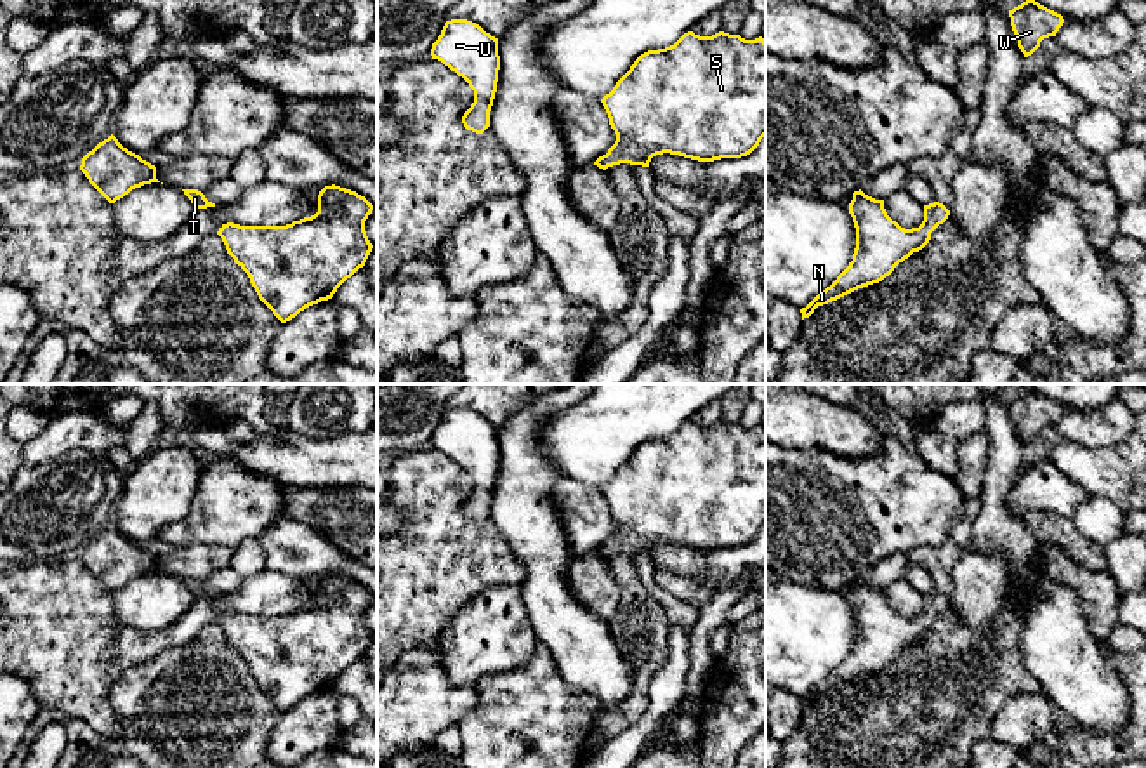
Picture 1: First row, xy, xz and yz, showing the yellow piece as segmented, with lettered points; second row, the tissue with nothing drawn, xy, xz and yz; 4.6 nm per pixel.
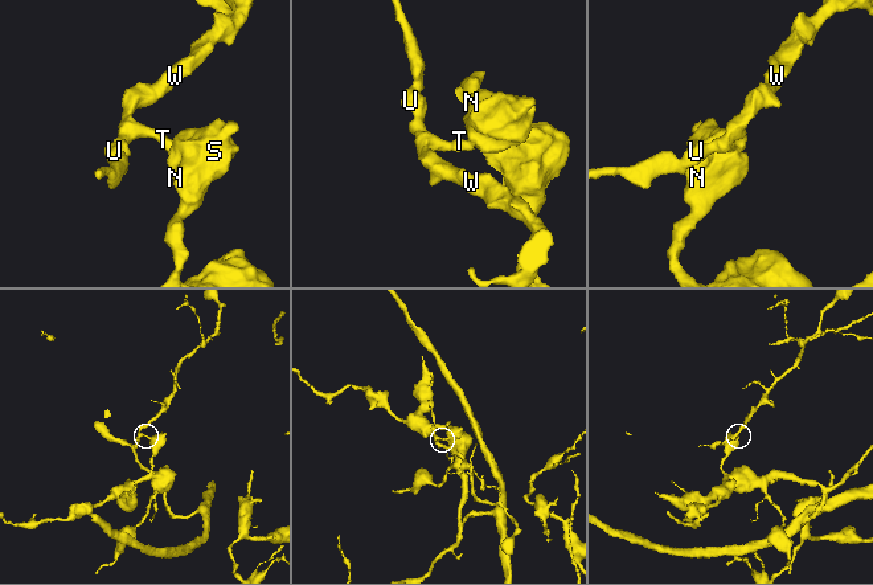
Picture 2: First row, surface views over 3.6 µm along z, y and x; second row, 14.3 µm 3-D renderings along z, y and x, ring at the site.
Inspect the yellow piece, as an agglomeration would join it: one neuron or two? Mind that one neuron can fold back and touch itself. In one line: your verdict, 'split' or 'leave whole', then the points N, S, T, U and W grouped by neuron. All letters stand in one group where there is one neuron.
leave whole; N S T U W

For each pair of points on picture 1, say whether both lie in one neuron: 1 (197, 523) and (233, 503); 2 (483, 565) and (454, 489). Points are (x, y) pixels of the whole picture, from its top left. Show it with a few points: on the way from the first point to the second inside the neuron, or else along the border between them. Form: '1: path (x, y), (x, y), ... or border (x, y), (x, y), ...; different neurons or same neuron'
1: path (205, 523), (224, 511); same neuron
2: path (464, 546), (452, 534), (452, 508); same neuron

